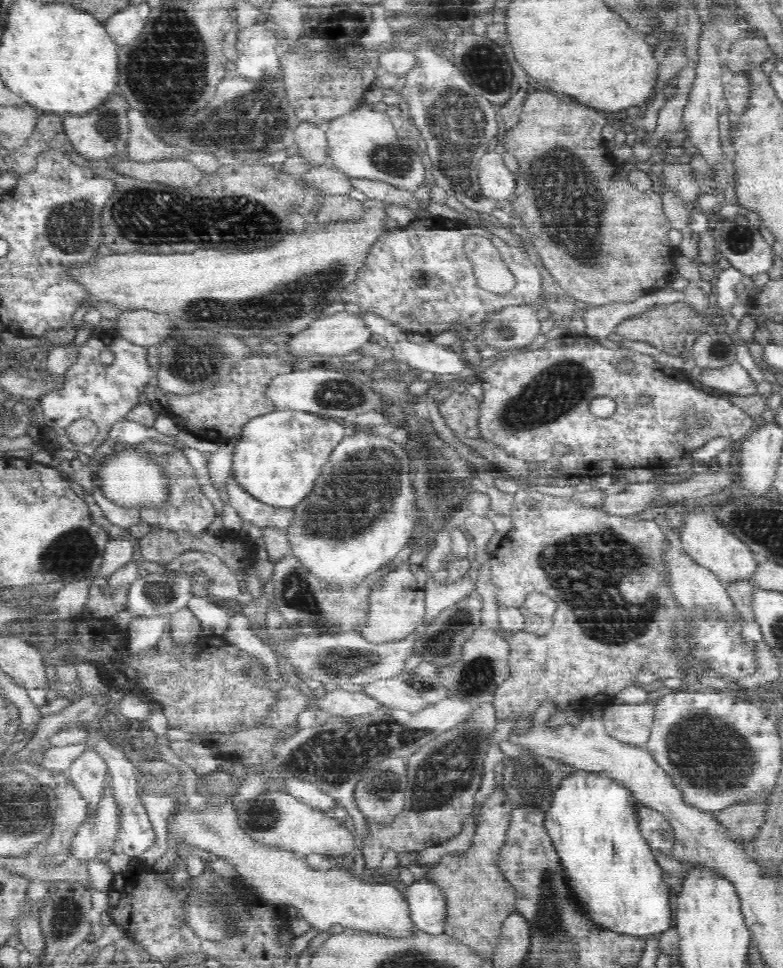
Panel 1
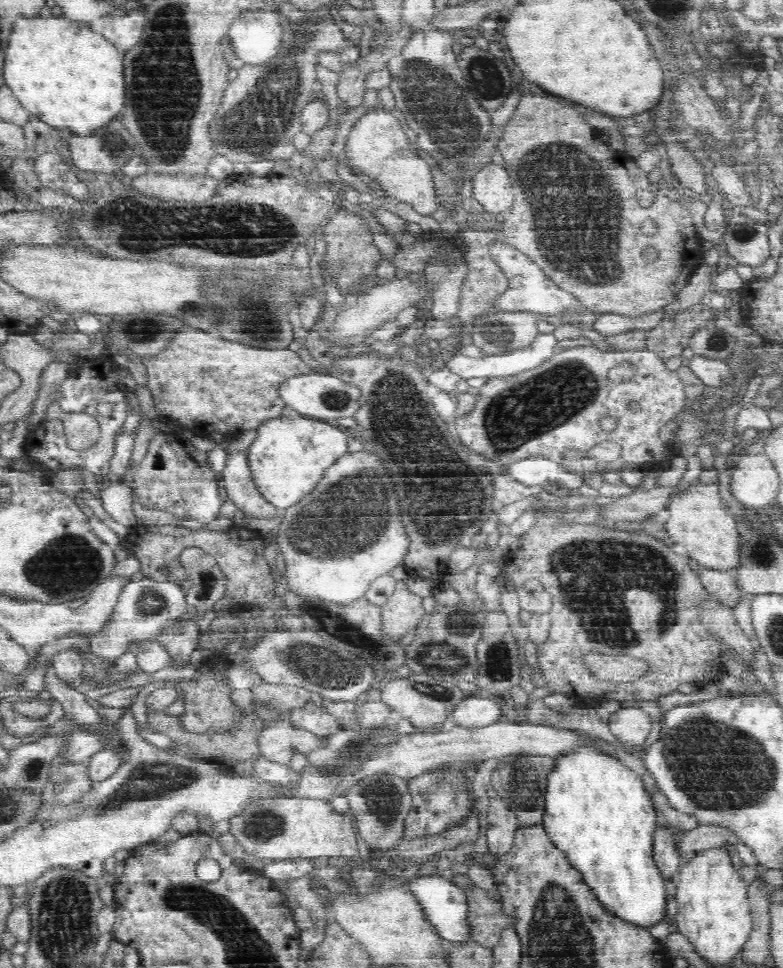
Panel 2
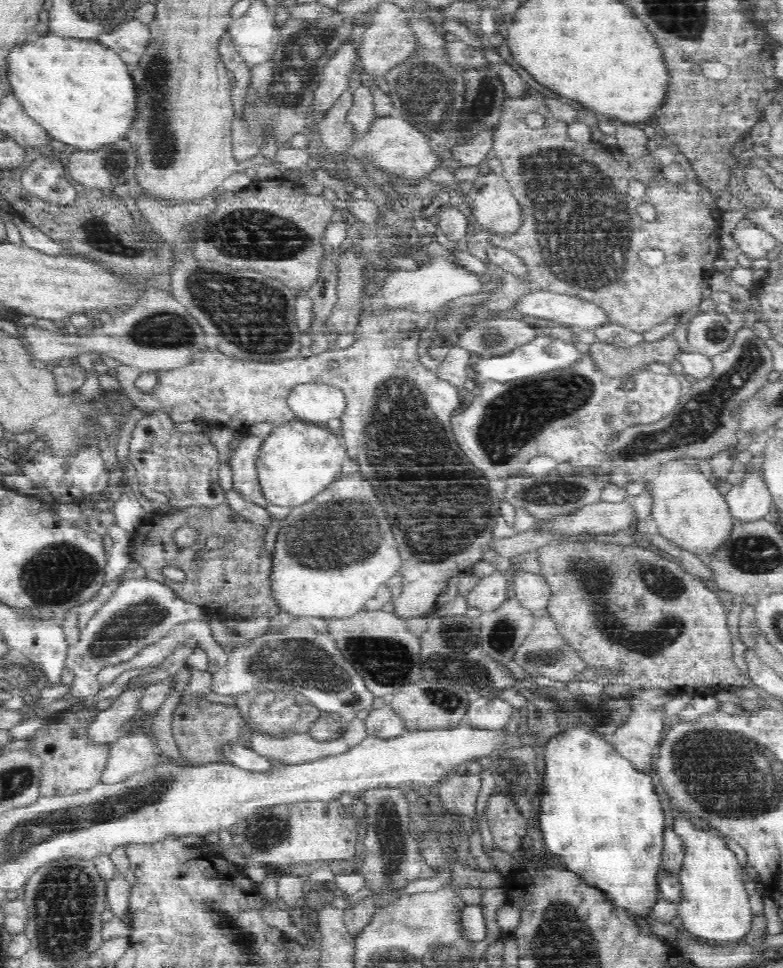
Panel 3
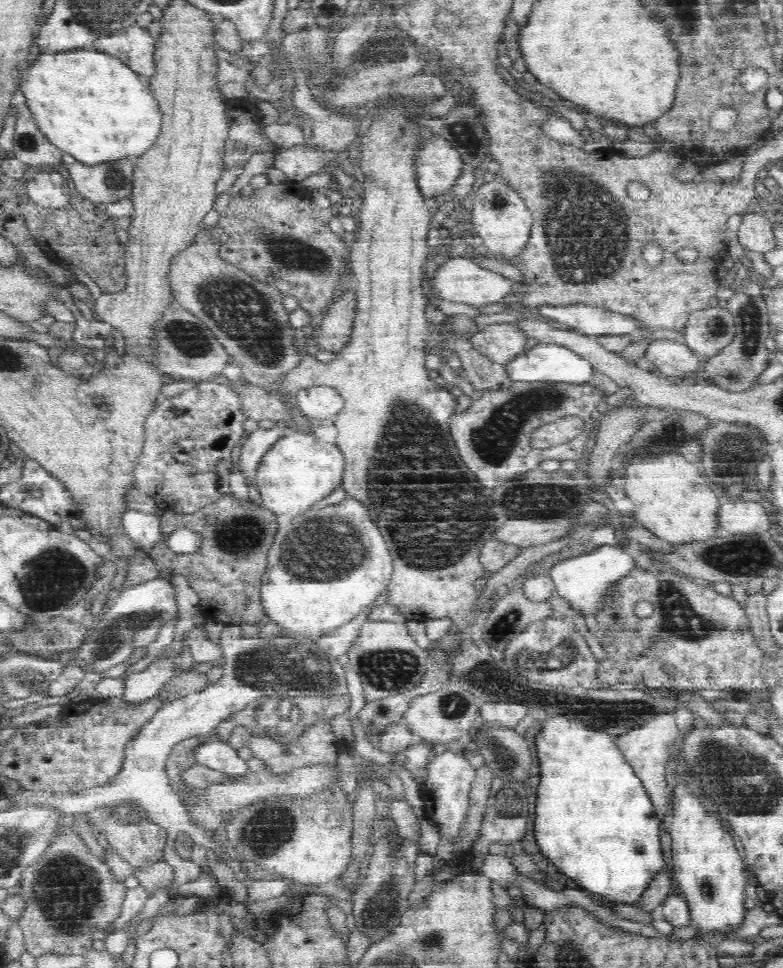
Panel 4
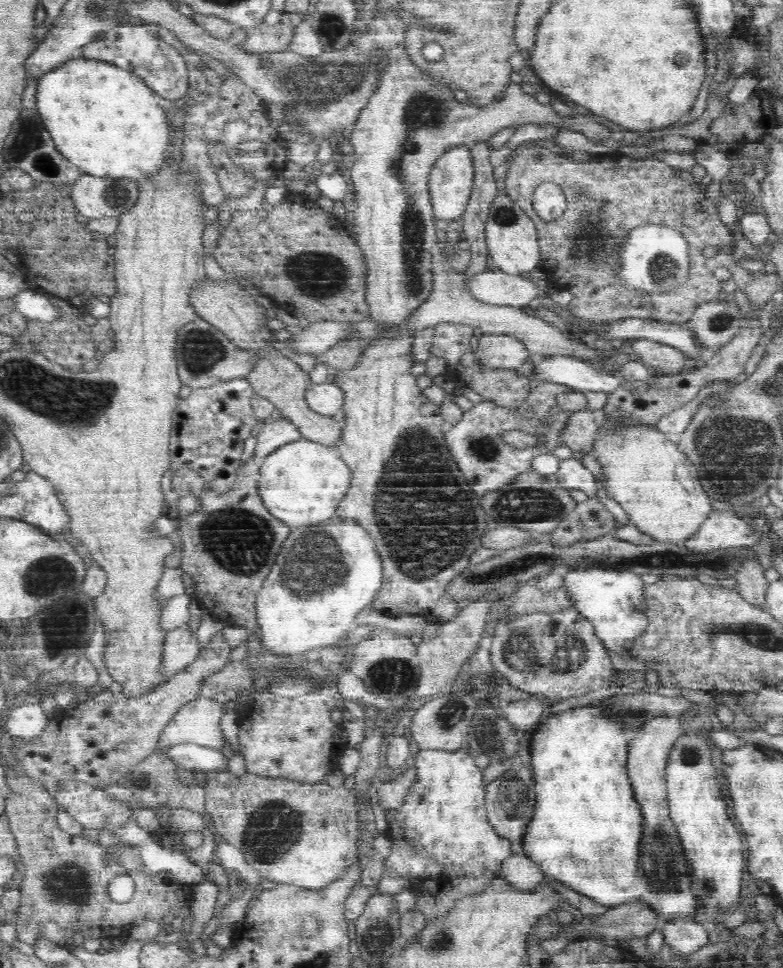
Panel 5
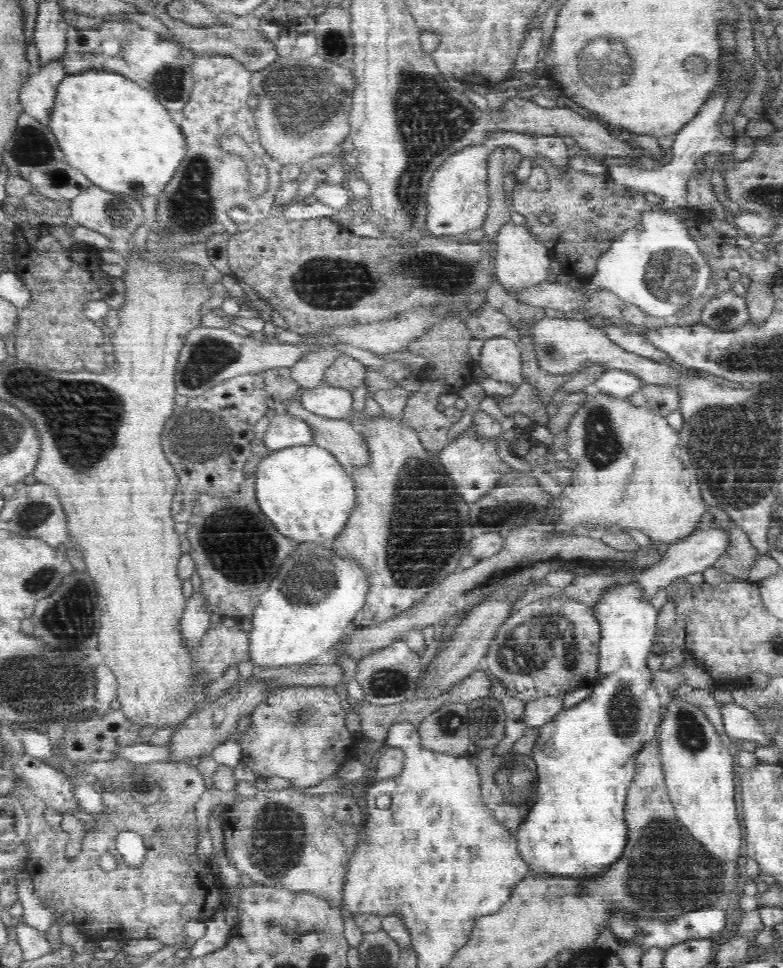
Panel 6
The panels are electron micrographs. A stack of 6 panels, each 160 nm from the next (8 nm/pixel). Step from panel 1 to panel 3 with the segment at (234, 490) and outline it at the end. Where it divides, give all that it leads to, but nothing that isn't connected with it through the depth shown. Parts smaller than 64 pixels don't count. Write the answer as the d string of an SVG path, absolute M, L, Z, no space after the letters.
M246 434L229 460L233 471L233 488L245 500L266 507L269 502L261 491L257 468L257 453L265 437Z

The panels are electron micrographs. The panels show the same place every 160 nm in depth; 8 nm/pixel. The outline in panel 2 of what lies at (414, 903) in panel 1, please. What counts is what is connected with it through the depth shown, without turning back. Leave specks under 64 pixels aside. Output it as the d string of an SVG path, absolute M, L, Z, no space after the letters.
M426 873L411 883L407 882L407 890L417 899L417 903L420 903L424 918L428 919L428 924L440 938L450 944L453 941L471 941L467 934L467 922L465 922L468 900L465 892L455 883L446 880L443 876Z

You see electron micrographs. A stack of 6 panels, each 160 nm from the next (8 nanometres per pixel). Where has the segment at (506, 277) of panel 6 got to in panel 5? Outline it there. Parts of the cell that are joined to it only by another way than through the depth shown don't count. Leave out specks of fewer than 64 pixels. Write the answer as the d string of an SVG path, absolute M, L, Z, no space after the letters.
M502 187L493 198L492 204L489 205L484 234L489 256L493 263L497 264L498 271L510 275L526 276L531 271L537 270L536 264L540 264L537 228L531 217L504 192Z

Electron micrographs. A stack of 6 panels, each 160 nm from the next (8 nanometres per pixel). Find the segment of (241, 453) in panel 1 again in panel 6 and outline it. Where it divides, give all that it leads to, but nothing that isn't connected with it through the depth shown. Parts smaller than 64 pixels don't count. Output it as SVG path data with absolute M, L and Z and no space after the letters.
M316 444L272 451L256 471L256 496L261 511L284 536L299 544L331 544L356 504L353 478L325 448Z

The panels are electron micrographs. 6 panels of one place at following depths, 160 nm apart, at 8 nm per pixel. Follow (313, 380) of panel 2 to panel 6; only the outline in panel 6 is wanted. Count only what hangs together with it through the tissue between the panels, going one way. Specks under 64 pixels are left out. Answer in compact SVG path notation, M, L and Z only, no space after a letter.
M327 383L301 392L304 409L328 419L348 419L353 416L354 398L347 390Z

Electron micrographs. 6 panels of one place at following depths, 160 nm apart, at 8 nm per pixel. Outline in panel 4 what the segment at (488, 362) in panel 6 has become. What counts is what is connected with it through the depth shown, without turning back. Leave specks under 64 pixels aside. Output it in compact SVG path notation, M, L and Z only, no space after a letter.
M494 323L469 338L478 353L506 365L524 352L528 336L514 324Z

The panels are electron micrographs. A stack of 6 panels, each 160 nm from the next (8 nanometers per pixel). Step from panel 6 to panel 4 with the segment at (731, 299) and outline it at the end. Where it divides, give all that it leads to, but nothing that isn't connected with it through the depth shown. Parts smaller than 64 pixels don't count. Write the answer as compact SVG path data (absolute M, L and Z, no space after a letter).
M724 308L692 312L685 325L686 346L705 360L719 354L735 340L731 313Z

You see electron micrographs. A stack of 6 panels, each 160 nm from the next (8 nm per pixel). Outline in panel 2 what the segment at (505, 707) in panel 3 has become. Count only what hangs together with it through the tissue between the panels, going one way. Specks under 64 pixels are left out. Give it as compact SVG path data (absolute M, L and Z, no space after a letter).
M473 694L453 707L448 716L447 727L477 729L490 726L503 719L500 703L493 697Z

